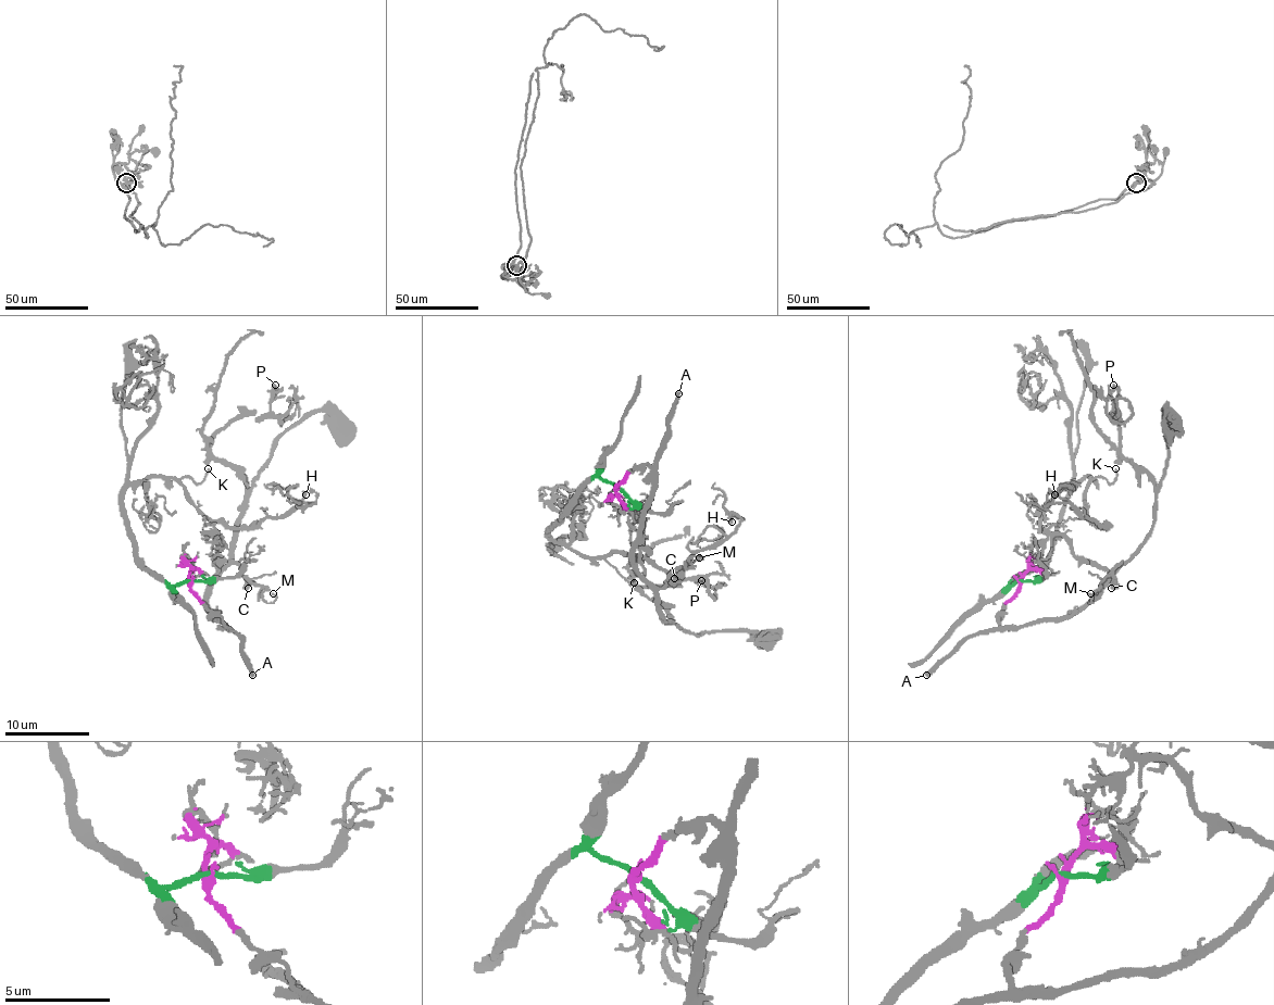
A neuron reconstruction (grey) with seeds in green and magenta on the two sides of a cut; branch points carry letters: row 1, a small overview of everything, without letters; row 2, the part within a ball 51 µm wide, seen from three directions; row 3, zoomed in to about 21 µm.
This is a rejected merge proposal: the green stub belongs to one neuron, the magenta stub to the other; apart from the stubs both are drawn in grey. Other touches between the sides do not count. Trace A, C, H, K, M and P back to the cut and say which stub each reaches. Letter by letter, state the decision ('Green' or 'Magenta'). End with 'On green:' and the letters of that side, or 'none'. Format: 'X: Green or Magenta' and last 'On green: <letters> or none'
A: Magenta
C: Magenta
H: Green
K: Green
M: Magenta
P: Magenta
On green: H, K

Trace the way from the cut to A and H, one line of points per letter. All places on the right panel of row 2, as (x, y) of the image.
A: (1019, 580), (1019, 590), (1007, 603), (994, 629), (964, 638), (925, 676)
H: (1019, 580), (1011, 582), (1051, 550), (1068, 490), (1083, 478), (1085, 516), (1104, 527), (1056, 494)

